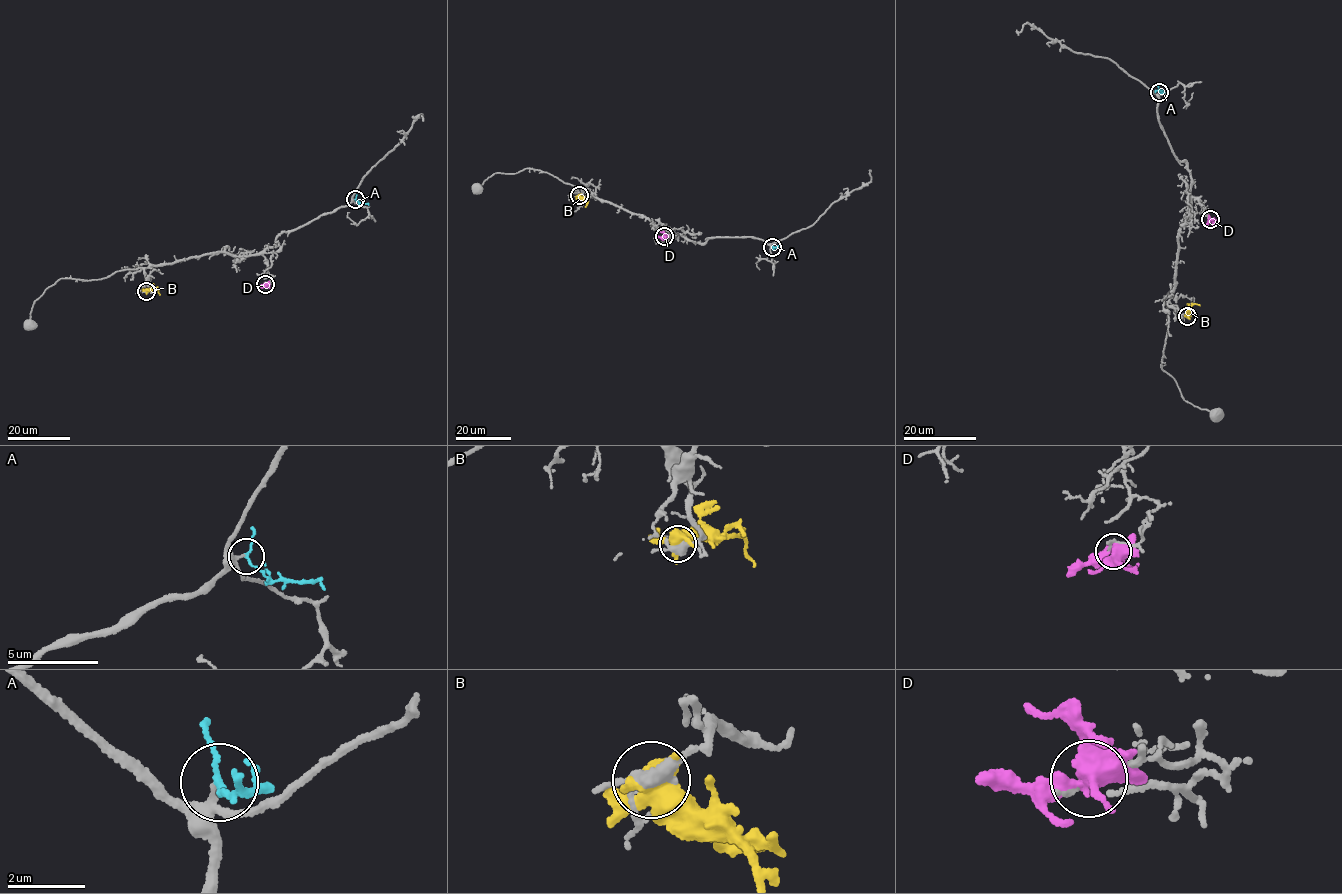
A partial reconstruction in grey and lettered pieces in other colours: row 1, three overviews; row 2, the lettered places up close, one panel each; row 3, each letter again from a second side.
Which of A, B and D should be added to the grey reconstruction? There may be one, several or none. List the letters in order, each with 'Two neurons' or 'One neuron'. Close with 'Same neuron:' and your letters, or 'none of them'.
A: Two neurons
B: Two neurons
D: Two neurons
Same neuron: none of them

